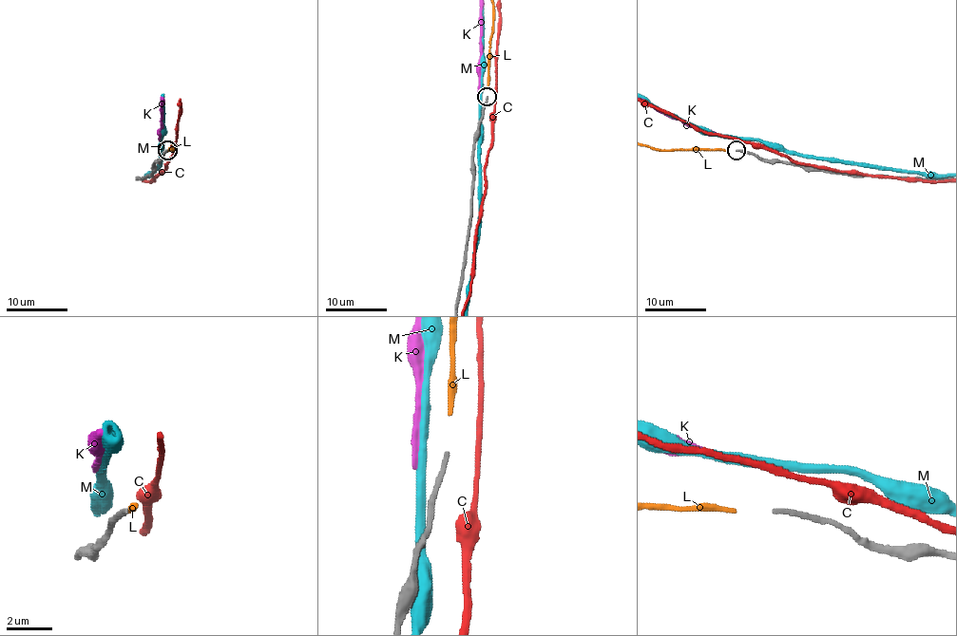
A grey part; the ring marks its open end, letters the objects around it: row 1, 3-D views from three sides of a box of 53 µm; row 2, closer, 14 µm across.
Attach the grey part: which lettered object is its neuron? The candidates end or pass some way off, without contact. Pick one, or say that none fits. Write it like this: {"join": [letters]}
{"join": ["L"]}

